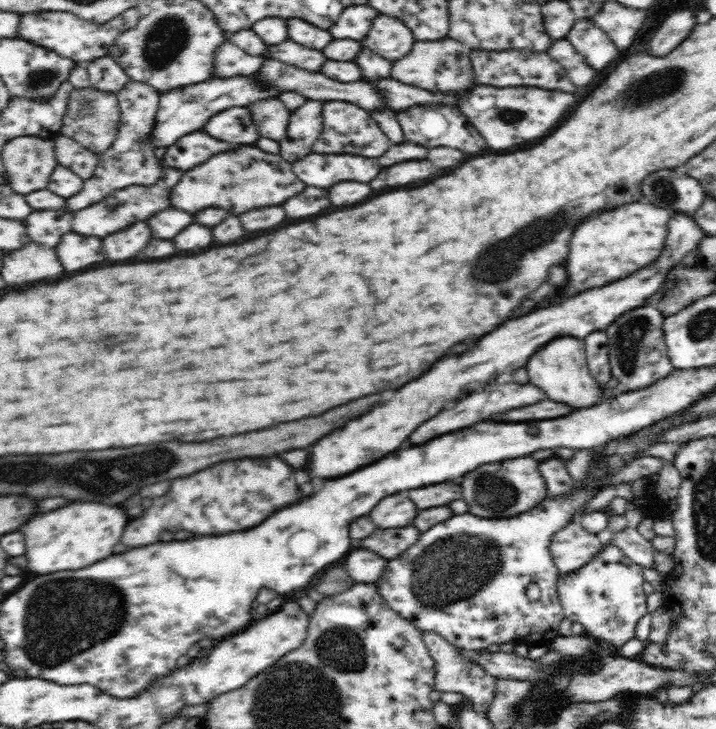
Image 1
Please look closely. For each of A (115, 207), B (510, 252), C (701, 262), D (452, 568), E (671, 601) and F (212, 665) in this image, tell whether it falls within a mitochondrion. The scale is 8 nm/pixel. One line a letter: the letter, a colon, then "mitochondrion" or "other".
A: mitochondrion
B: mitochondrion
C: other
D: mitochondrion
E: other
F: other

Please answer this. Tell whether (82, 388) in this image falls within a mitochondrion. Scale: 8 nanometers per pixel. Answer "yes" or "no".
no

